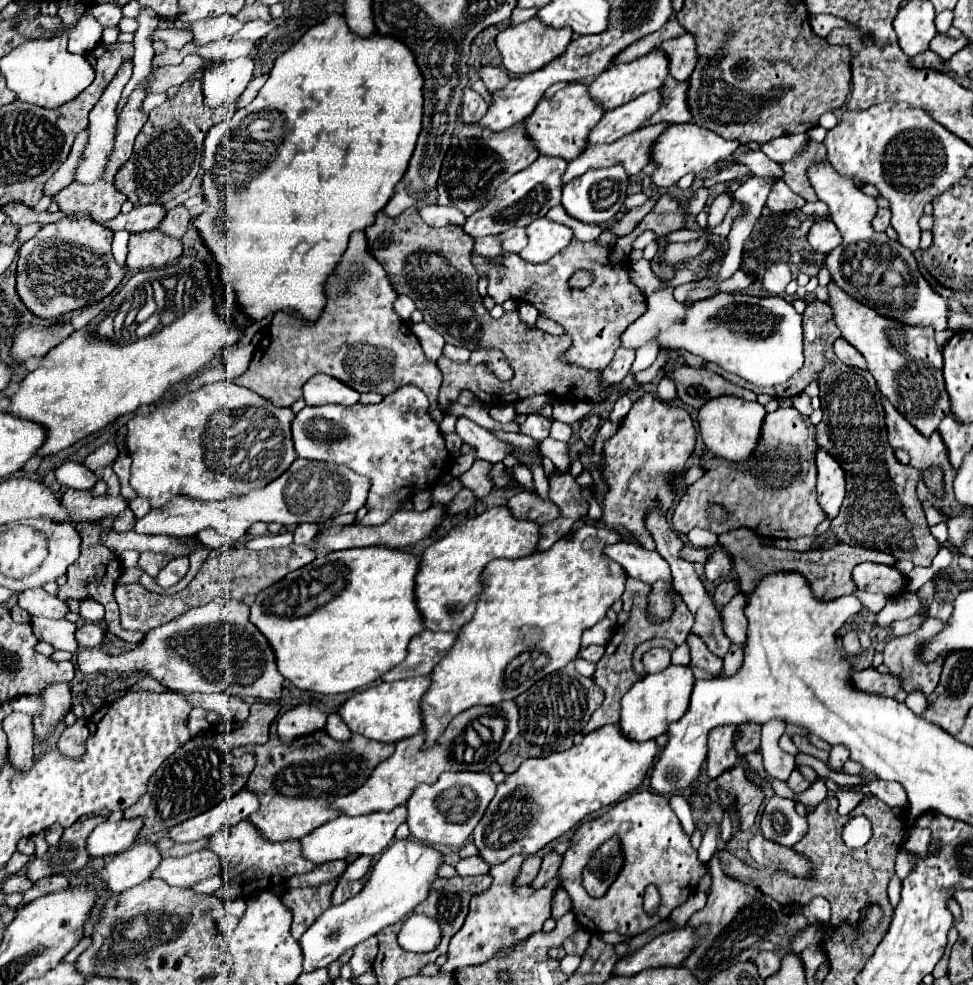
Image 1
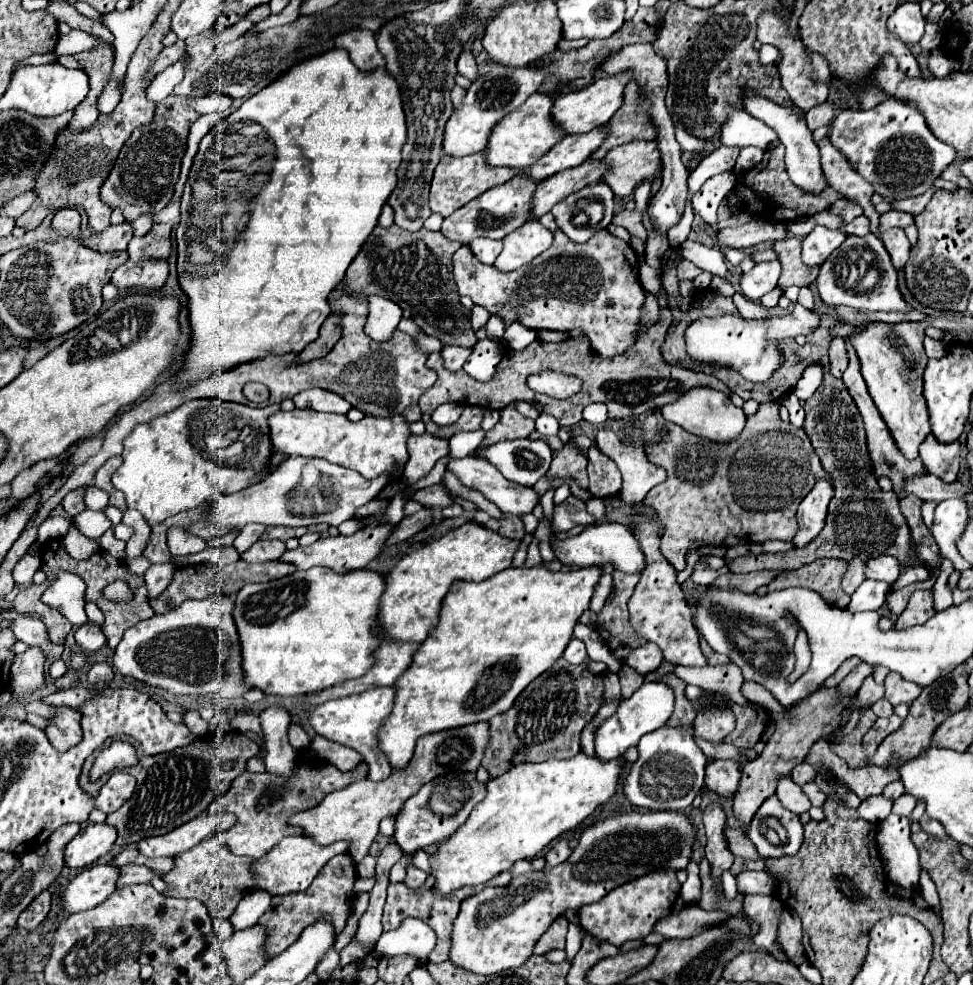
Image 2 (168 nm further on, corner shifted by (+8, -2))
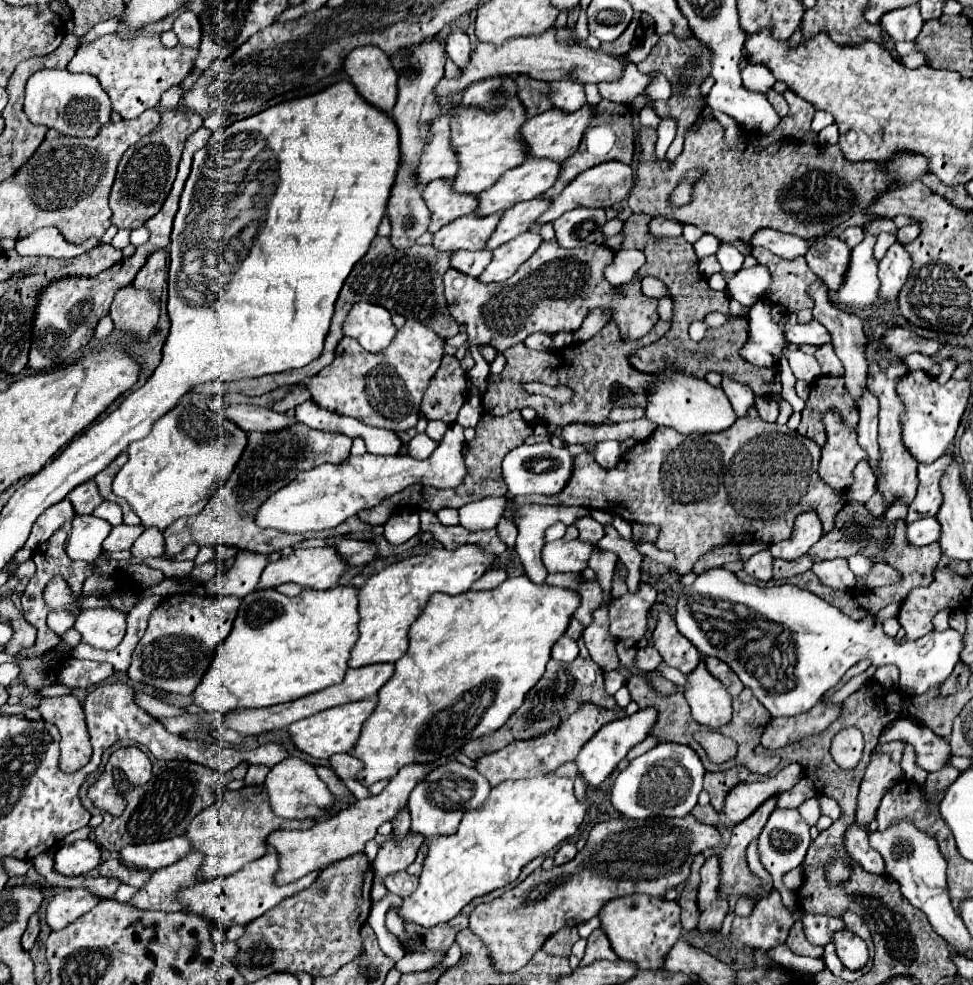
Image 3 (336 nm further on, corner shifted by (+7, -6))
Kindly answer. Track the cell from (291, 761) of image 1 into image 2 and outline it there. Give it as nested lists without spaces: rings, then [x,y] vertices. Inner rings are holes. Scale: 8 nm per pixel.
[[[299,761],[295,775],[287,781],[287,777],[275,777],[269,773],[241,773],[229,787],[225,795],[215,799],[207,813],[233,813],[237,817],[235,825],[229,827],[223,833],[217,833],[219,839],[225,841],[225,845],[231,849],[233,855],[241,857],[253,857],[259,859],[265,853],[269,853],[271,847],[275,847],[283,837],[287,835],[299,835],[301,829],[297,827],[287,827],[287,819],[299,811],[307,811],[311,807],[317,807],[325,795],[345,789],[347,785],[355,783],[357,779],[367,777],[367,765],[361,763],[355,771],[343,773],[337,767],[329,763],[305,763]]]

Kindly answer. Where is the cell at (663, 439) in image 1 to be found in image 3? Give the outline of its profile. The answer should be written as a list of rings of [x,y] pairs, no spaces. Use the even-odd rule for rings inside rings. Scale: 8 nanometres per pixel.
[[[654,603],[648,615],[656,621],[652,645],[658,647],[658,653],[662,655],[664,663],[680,669],[686,675],[692,673],[700,663],[700,653],[682,633],[678,633],[670,607],[666,603]]]

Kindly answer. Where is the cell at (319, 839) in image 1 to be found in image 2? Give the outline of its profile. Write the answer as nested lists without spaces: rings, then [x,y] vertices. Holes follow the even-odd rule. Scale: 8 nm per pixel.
[[[305,835],[285,837],[267,855],[259,857],[257,861],[253,861],[253,871],[251,871],[255,875],[253,889],[267,891],[273,897],[275,895],[287,895],[287,893],[293,893],[293,891],[305,891],[311,885],[311,881],[317,877],[321,867],[331,857],[335,857],[337,853],[347,853],[347,849],[349,849],[347,841],[339,841],[339,843],[321,847],[311,837],[305,837]]]

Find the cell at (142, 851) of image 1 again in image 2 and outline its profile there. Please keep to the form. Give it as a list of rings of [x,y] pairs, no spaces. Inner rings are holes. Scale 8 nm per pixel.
[[[109,863],[83,869],[63,891],[61,909],[67,913],[77,913],[97,907],[115,891],[117,877],[119,869]]]

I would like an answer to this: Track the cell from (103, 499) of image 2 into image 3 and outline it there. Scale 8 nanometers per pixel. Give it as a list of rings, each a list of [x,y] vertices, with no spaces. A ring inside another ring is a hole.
[[[102,501],[102,503],[94,509],[92,515],[106,519],[110,525],[120,525],[120,523],[122,523],[120,505],[118,505],[118,503],[112,503],[112,501]]]

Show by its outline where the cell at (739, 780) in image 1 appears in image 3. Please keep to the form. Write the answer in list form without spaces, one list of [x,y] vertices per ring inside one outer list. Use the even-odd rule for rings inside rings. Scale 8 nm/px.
[[[710,855],[700,871],[702,883],[698,887],[698,907],[700,907],[700,931],[720,929],[728,913],[728,899],[720,895],[720,859]]]

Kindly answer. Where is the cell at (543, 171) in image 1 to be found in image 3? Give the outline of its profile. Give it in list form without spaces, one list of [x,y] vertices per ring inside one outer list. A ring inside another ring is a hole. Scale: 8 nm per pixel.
[[[470,213],[464,217],[454,219],[452,223],[444,225],[436,235],[432,245],[440,251],[458,251],[458,249],[484,249],[490,235],[496,231],[502,213],[478,215]]]

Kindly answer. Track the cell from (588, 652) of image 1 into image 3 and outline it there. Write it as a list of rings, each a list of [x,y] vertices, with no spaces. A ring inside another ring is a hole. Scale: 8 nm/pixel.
[[[564,635],[552,649],[552,659],[562,663],[572,663],[578,657],[578,645],[568,635]]]

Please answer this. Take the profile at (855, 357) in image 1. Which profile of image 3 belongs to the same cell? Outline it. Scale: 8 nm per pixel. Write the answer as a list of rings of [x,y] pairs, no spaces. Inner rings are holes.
[[[830,343],[822,345],[816,351],[814,357],[818,359],[818,363],[822,367],[822,375],[830,375],[830,377],[842,377],[844,375],[844,367],[842,367],[840,359],[836,357],[836,353],[834,353],[834,349],[832,349]]]

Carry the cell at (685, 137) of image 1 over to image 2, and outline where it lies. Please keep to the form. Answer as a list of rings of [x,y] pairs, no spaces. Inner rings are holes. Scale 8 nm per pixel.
[[[631,141],[613,147],[603,163],[607,165],[599,181],[607,183],[617,197],[627,197],[643,179],[653,179],[661,167],[661,155],[655,141]]]

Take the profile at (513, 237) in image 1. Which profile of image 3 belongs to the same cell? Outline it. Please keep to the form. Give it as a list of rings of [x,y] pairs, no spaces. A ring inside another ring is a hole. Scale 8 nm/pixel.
[[[482,249],[482,251],[456,251],[452,255],[452,267],[466,273],[466,275],[472,275],[472,277],[480,277],[482,271],[488,267],[492,259],[492,251],[488,249]]]

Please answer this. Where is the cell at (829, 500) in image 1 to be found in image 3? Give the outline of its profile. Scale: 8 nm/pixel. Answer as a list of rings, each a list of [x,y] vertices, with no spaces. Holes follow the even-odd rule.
[[[804,511],[794,521],[792,537],[788,541],[772,543],[770,551],[778,559],[794,561],[794,559],[806,555],[806,551],[822,537],[822,531],[824,529],[822,529],[822,521],[820,521],[818,513],[816,511]]]

